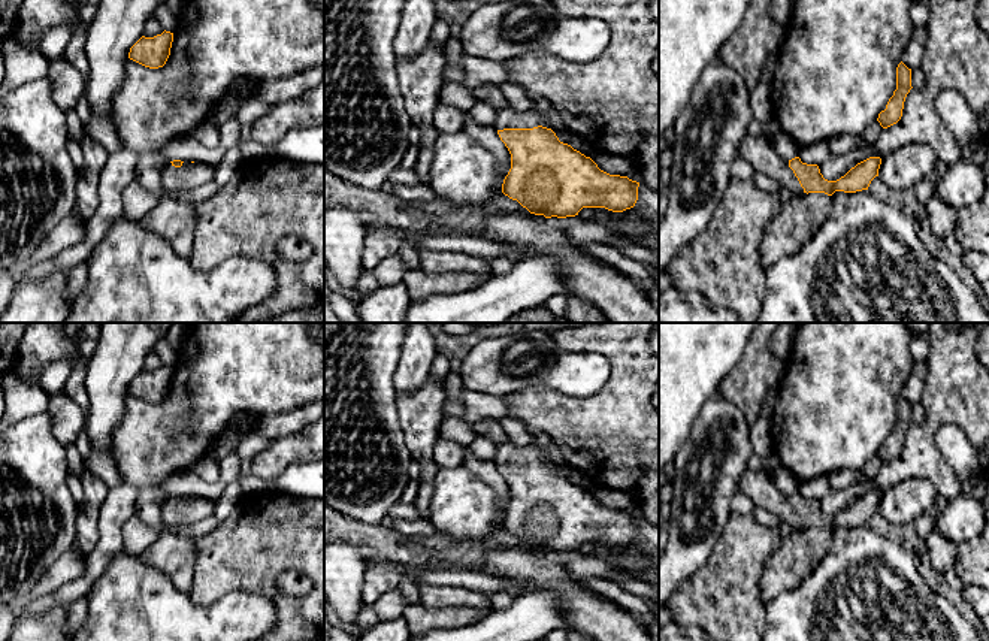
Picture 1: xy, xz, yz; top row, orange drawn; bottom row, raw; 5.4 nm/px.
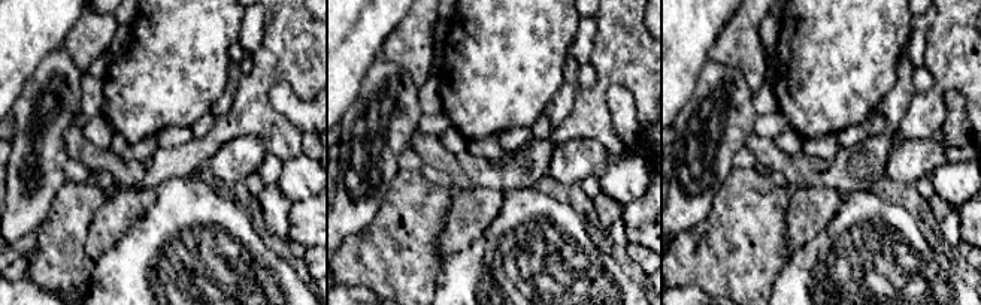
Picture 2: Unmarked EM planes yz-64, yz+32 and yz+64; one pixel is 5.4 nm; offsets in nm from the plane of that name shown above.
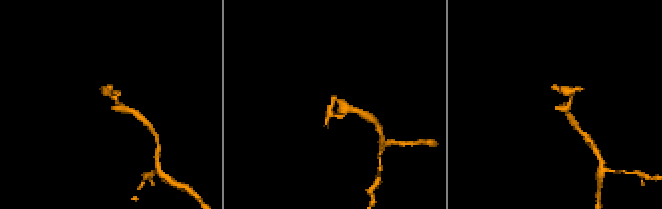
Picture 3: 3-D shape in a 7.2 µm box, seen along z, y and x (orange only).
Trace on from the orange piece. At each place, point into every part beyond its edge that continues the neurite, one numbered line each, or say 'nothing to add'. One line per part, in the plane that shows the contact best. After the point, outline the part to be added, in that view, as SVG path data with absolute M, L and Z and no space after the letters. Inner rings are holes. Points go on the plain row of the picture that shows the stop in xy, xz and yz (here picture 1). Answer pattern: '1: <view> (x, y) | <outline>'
1: xz (507, 451) | M511 439L496 444L494 462L503 463L533 463L541 457L541 448L533 442L526 447L515 445Z

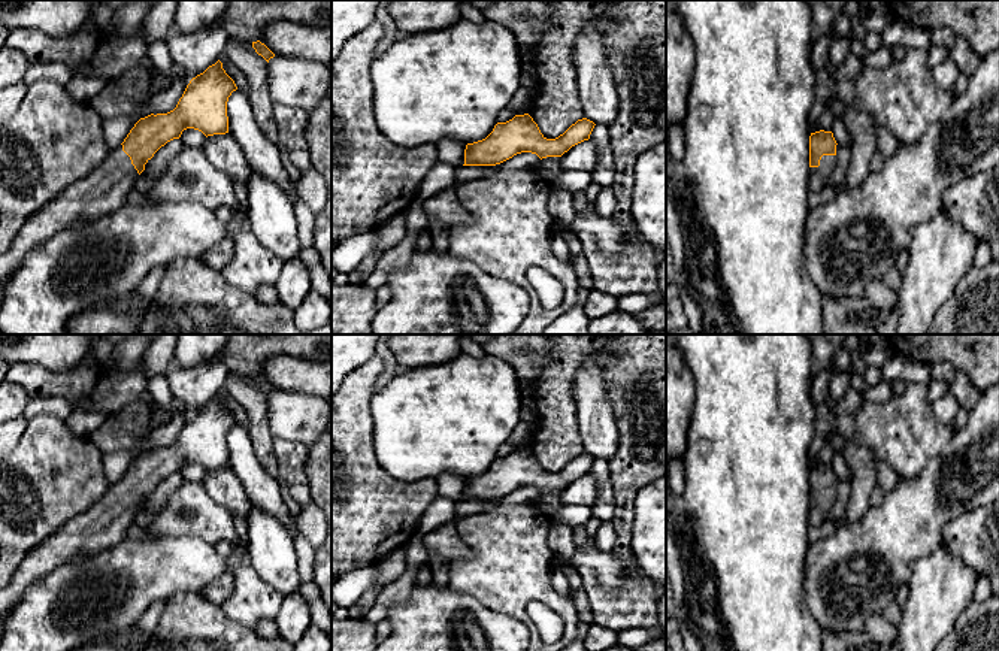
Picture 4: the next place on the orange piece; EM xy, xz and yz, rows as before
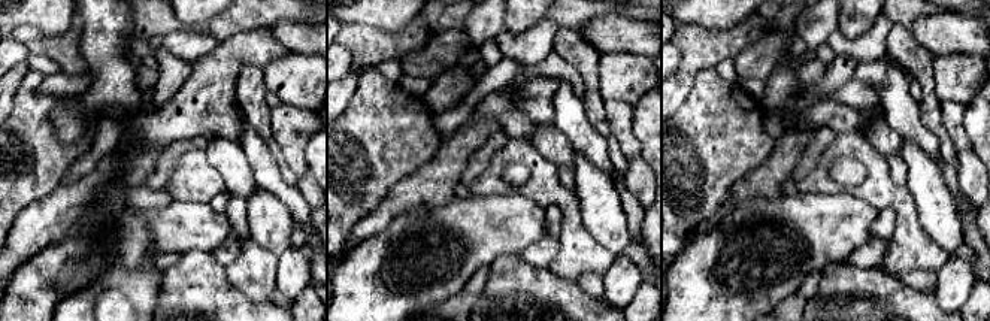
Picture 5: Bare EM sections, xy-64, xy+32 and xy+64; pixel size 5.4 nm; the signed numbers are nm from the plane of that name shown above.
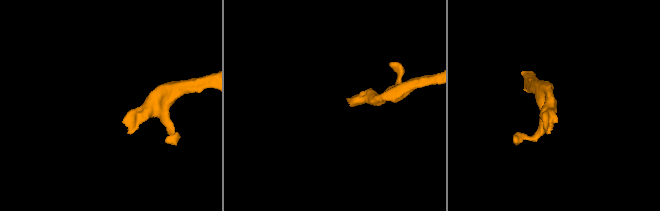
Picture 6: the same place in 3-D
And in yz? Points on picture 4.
1: yz (819, 511) | M823 490L818 502L809 503L808 523L809 526L820 527L826 523L827 515L835 503L836 490Z

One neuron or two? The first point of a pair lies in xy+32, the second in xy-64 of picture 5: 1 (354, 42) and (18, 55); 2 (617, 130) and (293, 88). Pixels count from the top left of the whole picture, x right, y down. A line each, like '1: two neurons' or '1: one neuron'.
1: two neurons
2: two neurons

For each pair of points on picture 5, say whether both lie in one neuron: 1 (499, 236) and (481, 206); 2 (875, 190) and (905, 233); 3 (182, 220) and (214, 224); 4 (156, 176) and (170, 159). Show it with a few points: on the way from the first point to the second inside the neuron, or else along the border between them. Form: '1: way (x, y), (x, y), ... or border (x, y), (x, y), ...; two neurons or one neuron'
1: way (492, 229), (481, 218), (481, 214); one neuron
2: way (887, 194), (905, 212), (905, 221); one neuron
3: way (190, 224), (206, 224); one neuron
4: way (160, 172), (166, 163); one neuron

